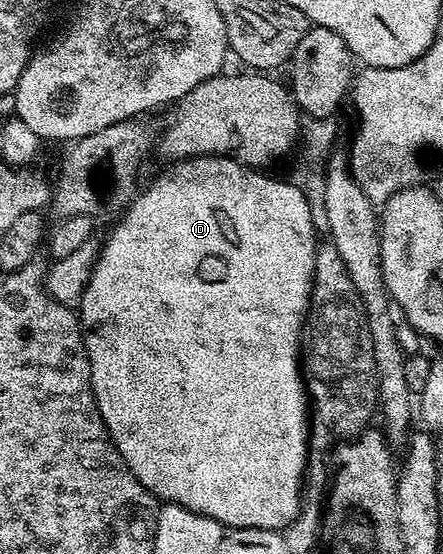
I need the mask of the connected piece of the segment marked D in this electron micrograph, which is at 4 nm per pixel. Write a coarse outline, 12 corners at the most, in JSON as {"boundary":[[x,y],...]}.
{"boundary":[[217,154],[125,207],[80,307],[126,467],[302,507],[311,199]]}

